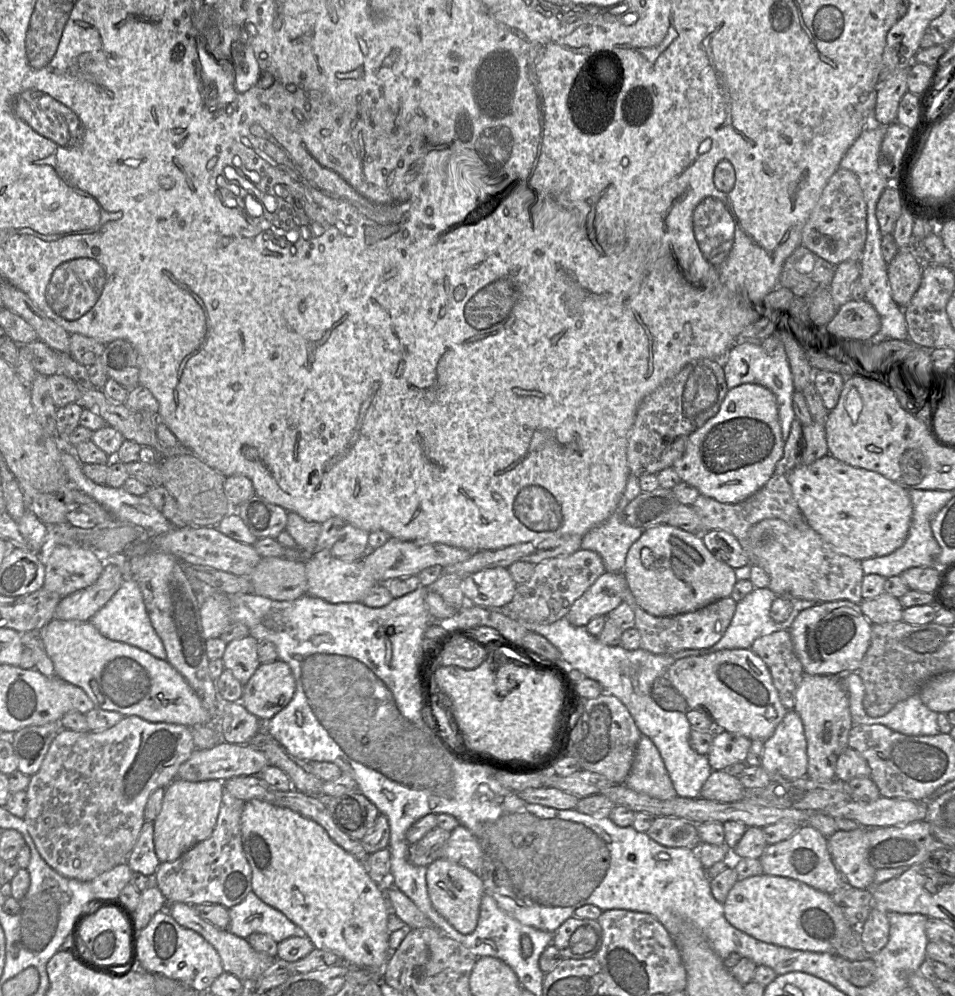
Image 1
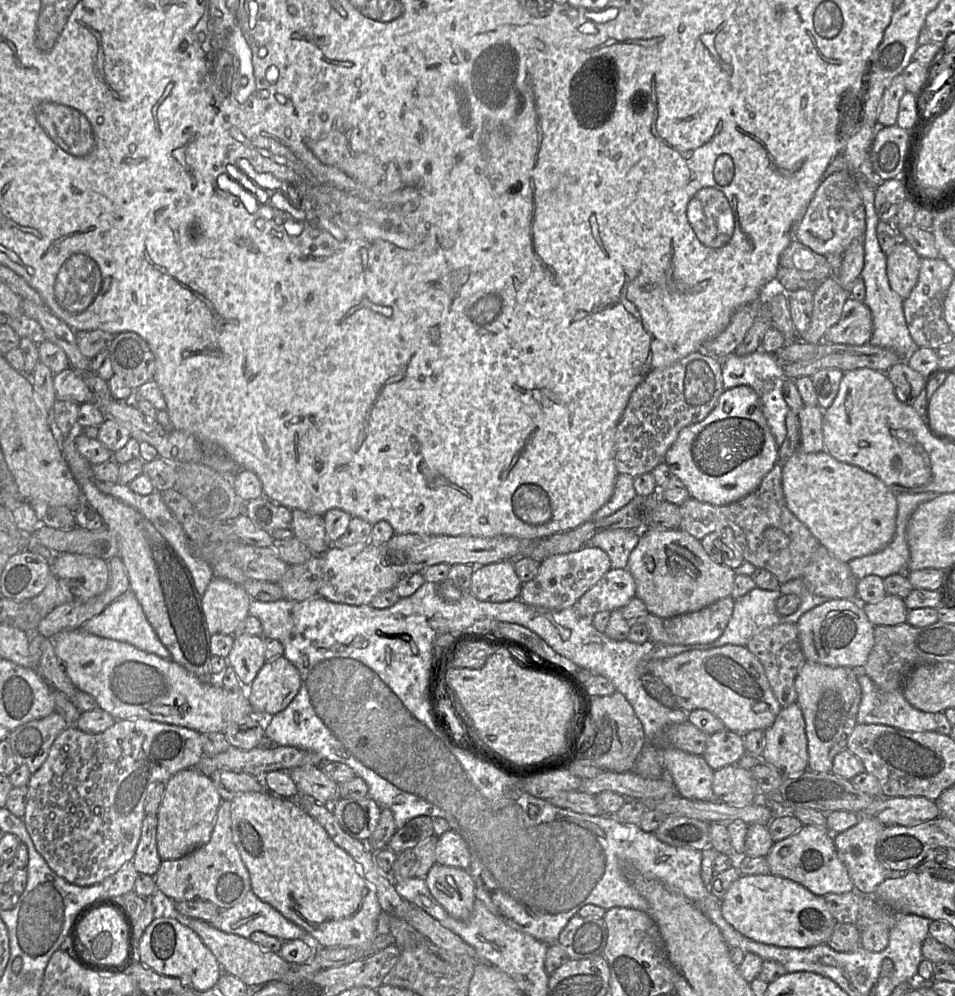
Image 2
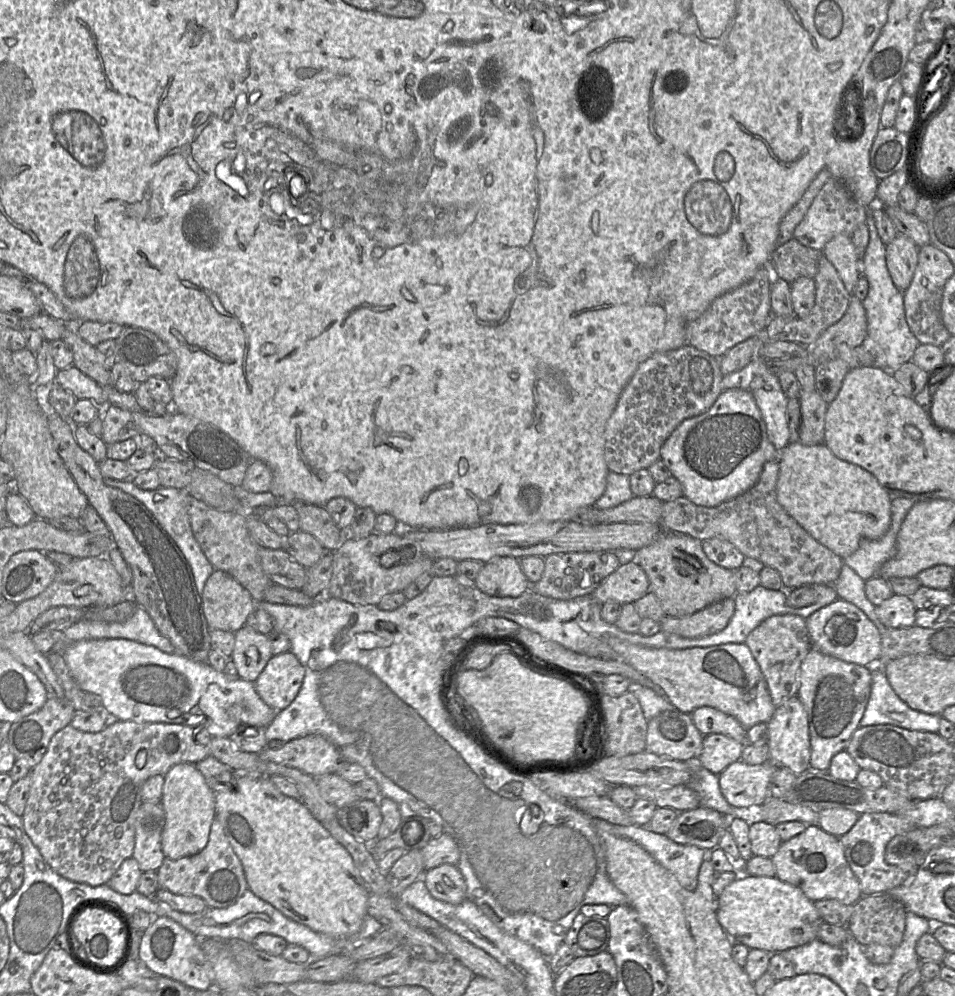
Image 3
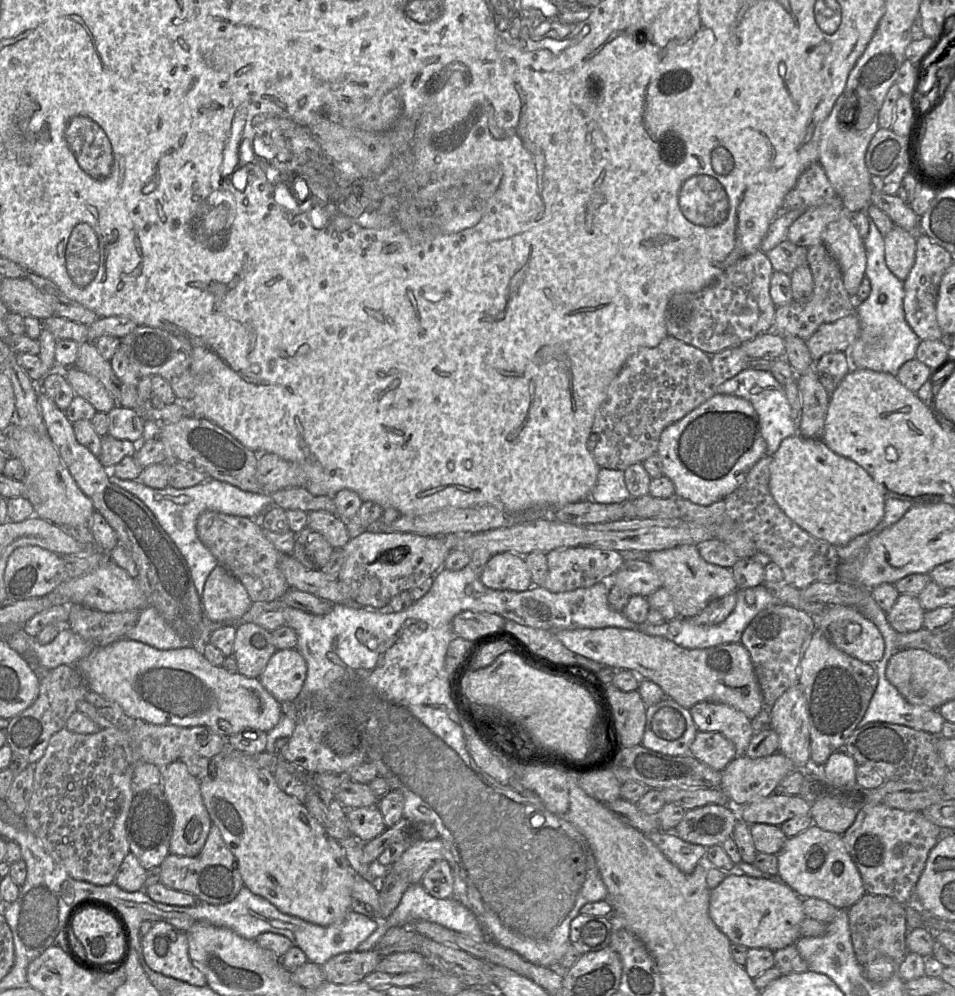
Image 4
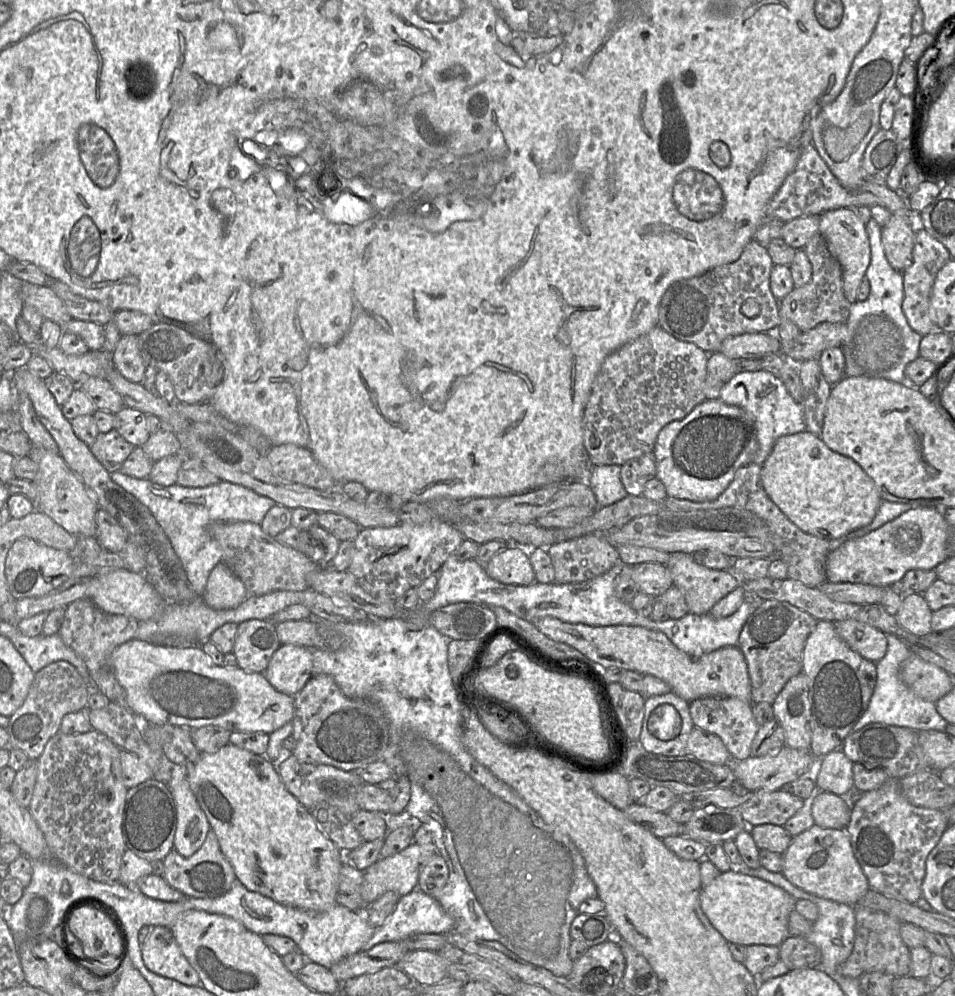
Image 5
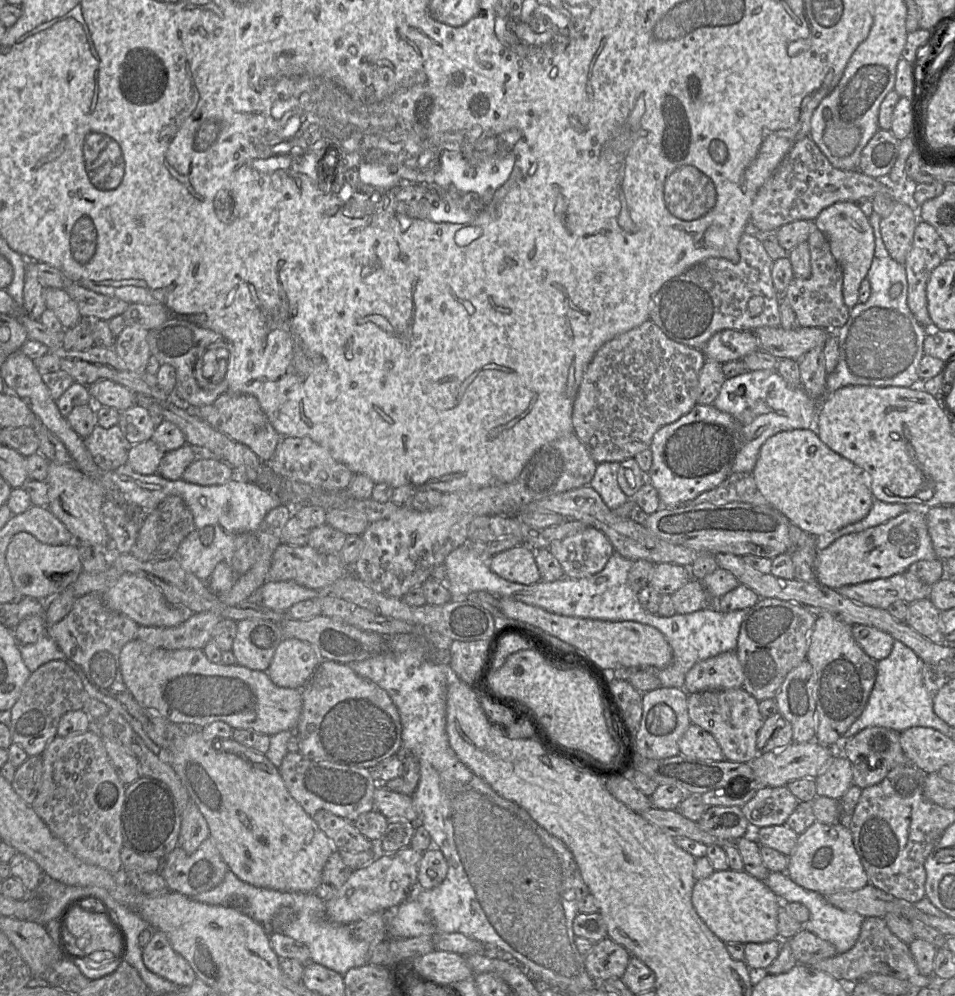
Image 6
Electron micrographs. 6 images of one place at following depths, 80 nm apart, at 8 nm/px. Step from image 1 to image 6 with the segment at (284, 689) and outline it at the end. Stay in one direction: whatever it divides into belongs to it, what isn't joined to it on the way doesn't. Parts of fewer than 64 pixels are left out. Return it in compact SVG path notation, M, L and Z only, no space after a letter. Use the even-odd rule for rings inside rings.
M284 638L278 645L267 674L278 687L300 689L322 659L313 646L296 638Z

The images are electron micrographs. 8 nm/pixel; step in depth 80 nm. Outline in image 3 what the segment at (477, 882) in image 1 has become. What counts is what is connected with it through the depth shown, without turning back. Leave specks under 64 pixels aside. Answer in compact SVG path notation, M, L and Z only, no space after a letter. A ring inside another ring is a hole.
M442 864L425 871L421 878L435 899L450 904L460 904L466 899L465 880L457 865Z

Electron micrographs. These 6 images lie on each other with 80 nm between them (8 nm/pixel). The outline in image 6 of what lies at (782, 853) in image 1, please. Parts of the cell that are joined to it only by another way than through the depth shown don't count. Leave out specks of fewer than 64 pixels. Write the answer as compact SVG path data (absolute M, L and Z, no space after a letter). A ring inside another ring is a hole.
M815 821L799 835L788 861L787 875L799 886L822 895L855 891L869 884L867 873L855 849L851 831L843 821L835 824Z

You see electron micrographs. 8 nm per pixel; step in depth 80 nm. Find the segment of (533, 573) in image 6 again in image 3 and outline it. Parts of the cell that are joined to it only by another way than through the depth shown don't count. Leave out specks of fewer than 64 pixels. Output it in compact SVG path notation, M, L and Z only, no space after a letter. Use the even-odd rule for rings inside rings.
M511 556L496 557L486 562L475 584L485 594L495 597L518 597L531 587L519 559Z

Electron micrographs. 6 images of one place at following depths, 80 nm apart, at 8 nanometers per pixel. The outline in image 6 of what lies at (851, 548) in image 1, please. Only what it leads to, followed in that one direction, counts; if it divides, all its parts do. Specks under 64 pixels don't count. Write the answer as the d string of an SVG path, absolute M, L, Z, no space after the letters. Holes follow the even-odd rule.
M816 429L783 431L768 438L752 474L769 505L815 537L864 519L874 501L864 471L827 447Z

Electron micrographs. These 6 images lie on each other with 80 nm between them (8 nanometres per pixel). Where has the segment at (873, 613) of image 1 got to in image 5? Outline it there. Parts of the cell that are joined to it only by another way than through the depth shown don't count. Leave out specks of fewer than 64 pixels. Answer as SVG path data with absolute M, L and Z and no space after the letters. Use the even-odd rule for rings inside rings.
M903 593L902 604L895 617L899 625L918 636L932 633L930 609L923 594Z

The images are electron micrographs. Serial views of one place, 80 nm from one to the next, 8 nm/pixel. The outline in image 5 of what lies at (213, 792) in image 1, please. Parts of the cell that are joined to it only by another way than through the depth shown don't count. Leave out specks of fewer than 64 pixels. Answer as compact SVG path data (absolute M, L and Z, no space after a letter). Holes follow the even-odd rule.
M173 763L168 787L174 799L177 827L174 849L183 857L191 857L203 845L210 825L186 778L186 766Z

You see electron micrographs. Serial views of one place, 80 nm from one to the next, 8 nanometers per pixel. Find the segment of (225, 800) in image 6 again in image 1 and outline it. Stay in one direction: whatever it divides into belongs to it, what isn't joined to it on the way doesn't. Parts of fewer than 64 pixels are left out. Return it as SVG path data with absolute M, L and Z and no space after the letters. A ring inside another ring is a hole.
M253 799L244 803L241 816L241 836L243 850L252 871L252 891L264 903L282 912L290 921L298 926L303 932L303 935L311 940L315 948L335 953L343 959L344 963L350 966L380 968L387 964L390 950L389 936L391 934L388 932L387 923L391 910L384 889L370 877L365 864L340 847L322 826L289 808L279 807L268 802Z

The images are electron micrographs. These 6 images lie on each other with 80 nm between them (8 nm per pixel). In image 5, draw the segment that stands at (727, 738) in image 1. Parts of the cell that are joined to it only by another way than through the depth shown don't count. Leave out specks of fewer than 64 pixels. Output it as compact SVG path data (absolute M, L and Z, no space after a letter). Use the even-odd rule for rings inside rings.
M694 727L686 744L686 754L712 764L732 764L731 755L715 734Z

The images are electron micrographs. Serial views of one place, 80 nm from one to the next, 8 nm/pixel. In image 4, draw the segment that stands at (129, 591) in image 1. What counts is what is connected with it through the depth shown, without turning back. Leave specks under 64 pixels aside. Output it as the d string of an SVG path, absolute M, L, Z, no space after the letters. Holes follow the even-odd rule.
M146 606L140 611L136 625L125 639L141 642L158 650L192 646L192 642L181 637L152 606Z

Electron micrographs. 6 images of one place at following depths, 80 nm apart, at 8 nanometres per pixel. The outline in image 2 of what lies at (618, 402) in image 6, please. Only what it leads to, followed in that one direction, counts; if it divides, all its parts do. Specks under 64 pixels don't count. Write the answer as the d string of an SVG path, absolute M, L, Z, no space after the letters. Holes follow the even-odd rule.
M695 351L674 364L651 371L633 391L618 423L615 437L615 466L619 474L632 477L652 472L665 461L669 448L677 439L680 431L701 422L716 407L725 388L722 382L722 362L713 355Z

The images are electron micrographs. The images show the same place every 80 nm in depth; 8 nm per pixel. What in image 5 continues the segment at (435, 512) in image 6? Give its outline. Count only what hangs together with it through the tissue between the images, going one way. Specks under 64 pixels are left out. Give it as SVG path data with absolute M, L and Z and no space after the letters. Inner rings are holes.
M433 520L426 525L361 529L353 540L355 550L347 570L370 596L395 602L409 589L418 587L431 575L438 574L463 540L456 526L441 520Z

